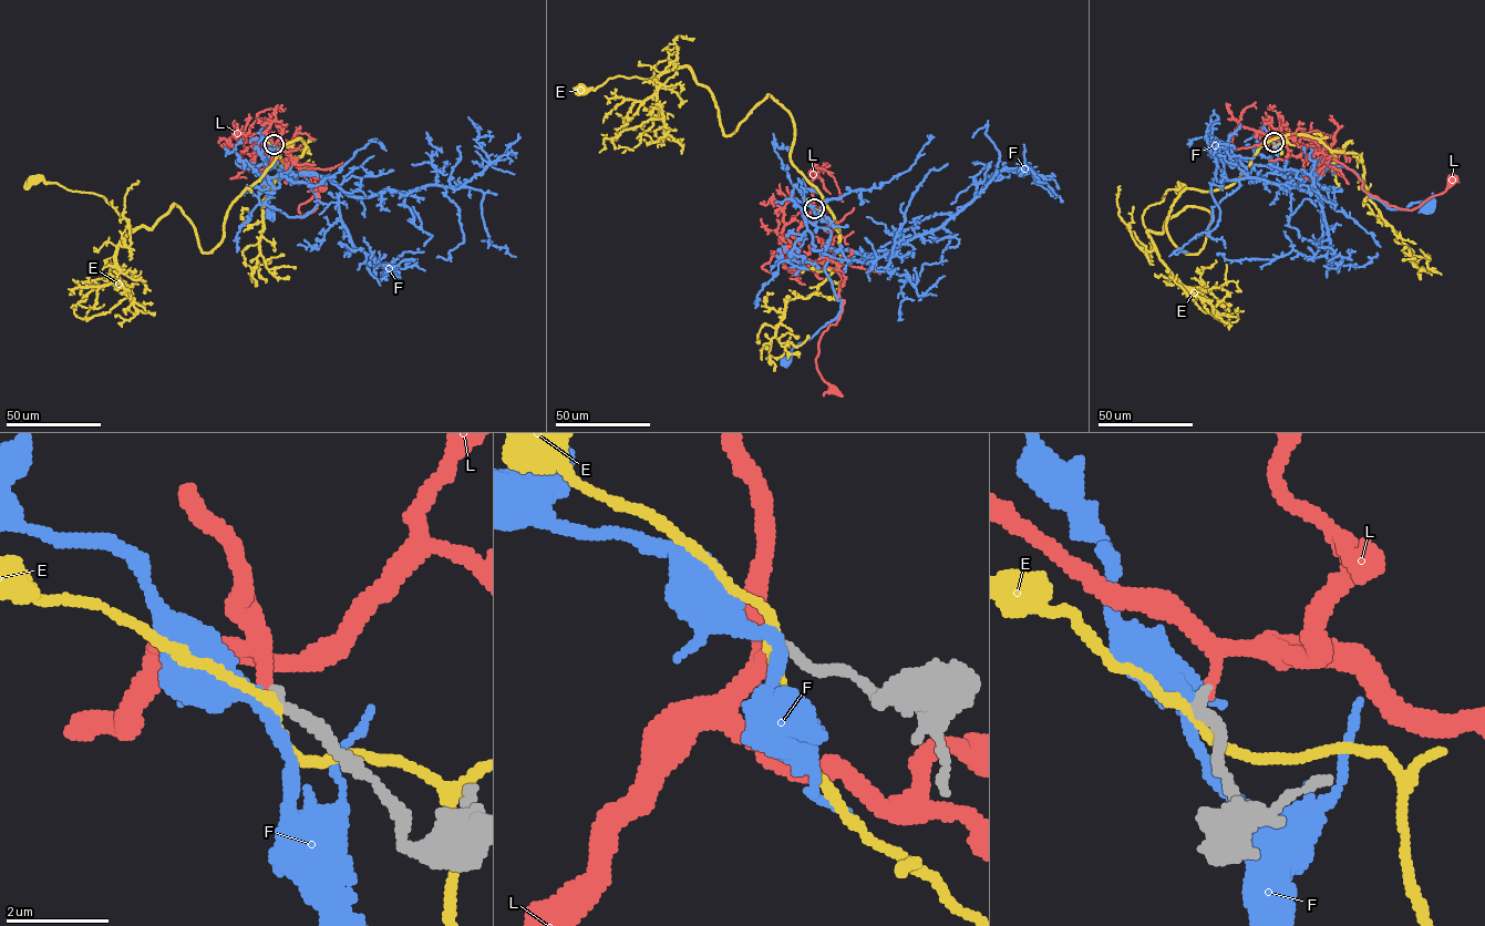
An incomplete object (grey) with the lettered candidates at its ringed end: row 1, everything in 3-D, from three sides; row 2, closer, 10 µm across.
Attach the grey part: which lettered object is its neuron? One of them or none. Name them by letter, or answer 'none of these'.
L

